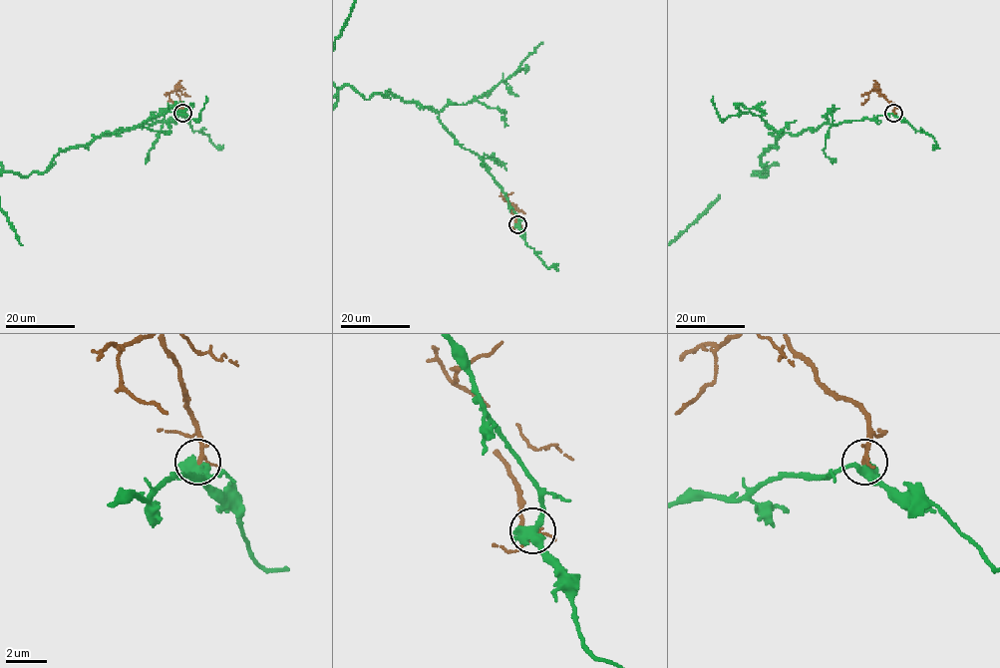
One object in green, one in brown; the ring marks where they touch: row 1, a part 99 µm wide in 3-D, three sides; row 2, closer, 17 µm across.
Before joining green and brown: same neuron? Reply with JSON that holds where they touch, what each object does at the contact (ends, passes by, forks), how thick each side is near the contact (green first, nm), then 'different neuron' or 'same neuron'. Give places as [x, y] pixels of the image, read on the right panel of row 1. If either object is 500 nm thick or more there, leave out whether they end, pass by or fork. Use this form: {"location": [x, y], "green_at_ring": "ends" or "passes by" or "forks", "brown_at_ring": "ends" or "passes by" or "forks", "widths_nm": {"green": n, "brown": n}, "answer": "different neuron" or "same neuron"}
{"location": [893, 113], "green_at_ring": "forks", "brown_at_ring": "passes by", "widths_nm": {"green": 400, "brown": 170}, "answer": "different neuron"}

